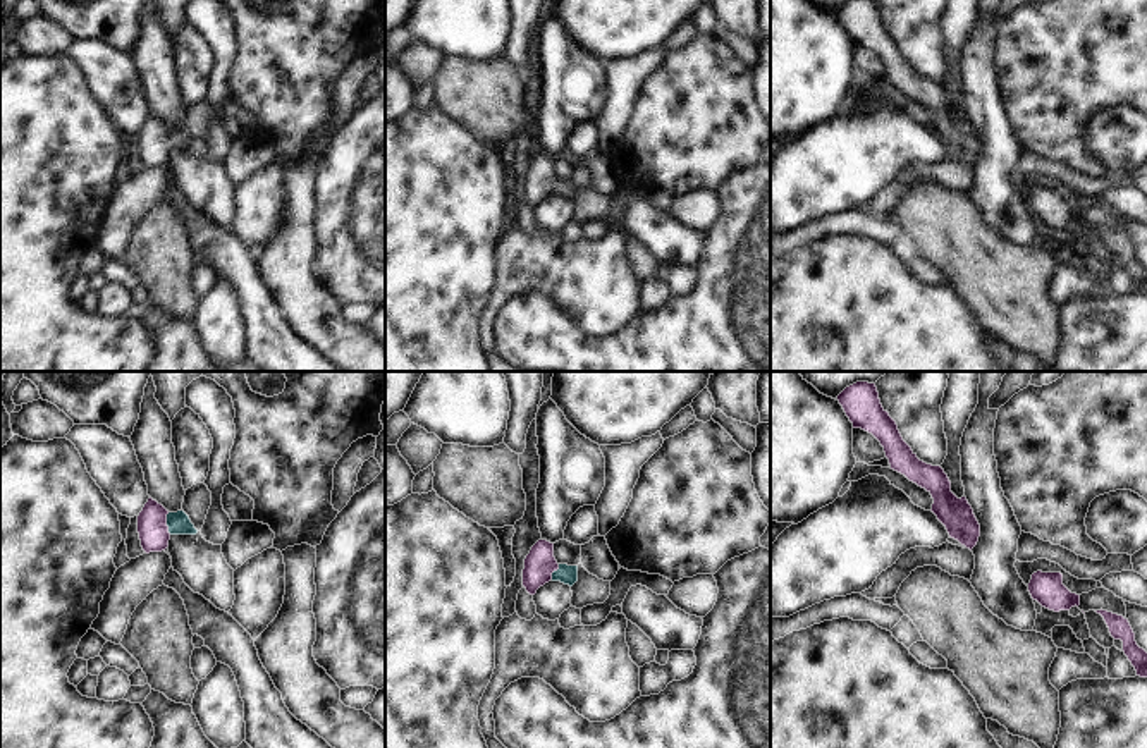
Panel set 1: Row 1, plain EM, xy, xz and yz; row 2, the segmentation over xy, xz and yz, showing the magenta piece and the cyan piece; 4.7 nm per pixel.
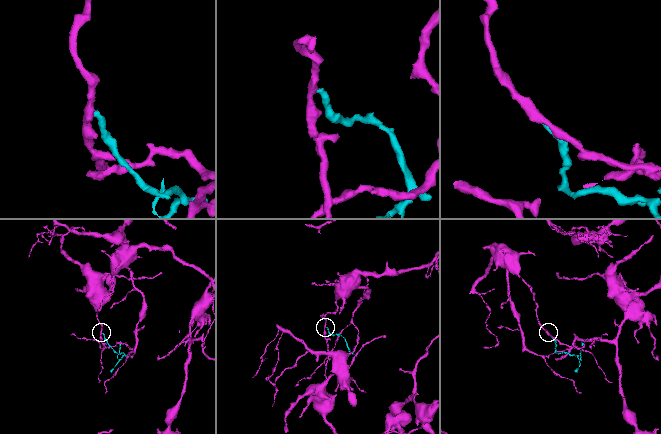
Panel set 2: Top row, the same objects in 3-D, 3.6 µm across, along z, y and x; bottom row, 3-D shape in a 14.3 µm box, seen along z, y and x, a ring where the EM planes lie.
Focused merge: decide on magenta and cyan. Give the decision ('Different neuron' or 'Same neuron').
Different neuron.

